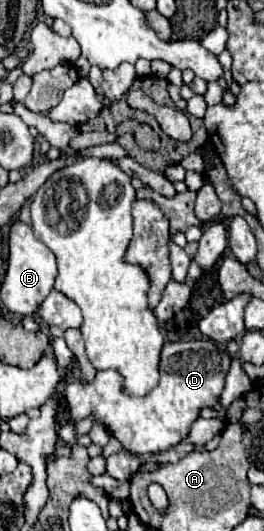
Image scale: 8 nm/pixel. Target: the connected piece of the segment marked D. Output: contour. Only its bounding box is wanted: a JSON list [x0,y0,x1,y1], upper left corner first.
[63,342,229,452]

